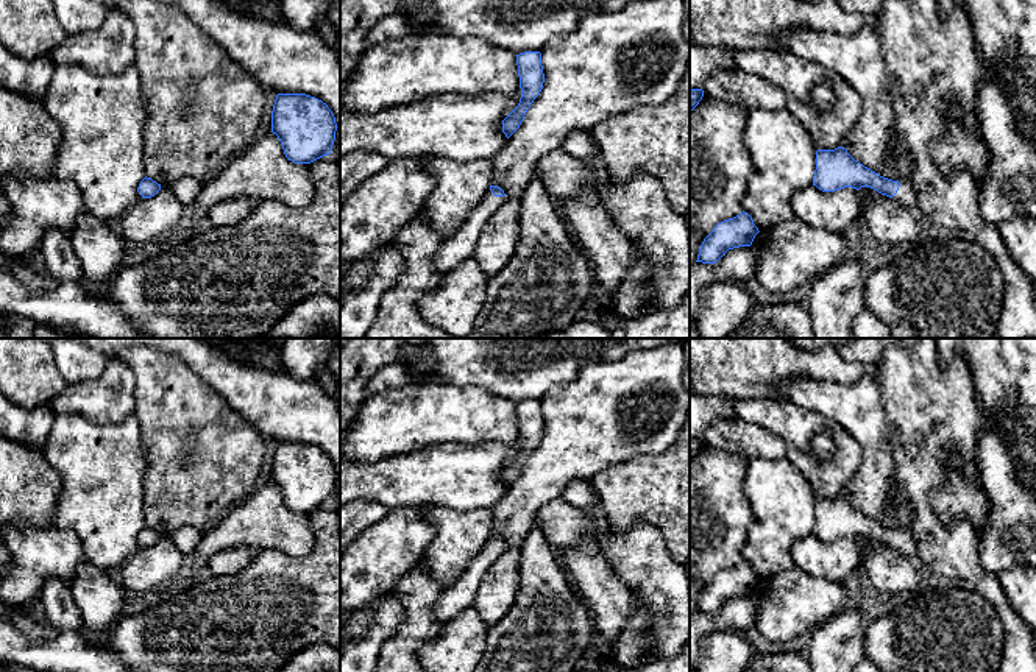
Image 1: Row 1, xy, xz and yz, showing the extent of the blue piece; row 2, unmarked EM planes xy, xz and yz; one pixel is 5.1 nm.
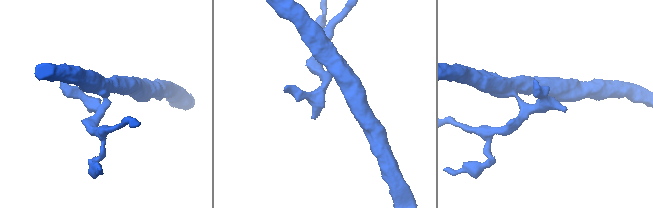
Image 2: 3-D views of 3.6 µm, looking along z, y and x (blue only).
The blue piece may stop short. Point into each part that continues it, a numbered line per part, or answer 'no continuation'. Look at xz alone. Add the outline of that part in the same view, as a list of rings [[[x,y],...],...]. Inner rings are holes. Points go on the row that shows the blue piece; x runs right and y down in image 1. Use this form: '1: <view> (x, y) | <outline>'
no continuation

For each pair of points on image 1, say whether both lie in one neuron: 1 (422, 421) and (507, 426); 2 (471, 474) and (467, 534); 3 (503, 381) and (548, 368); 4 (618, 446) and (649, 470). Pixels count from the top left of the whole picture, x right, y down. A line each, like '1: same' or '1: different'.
1: same
2: different
3: same
4: different

